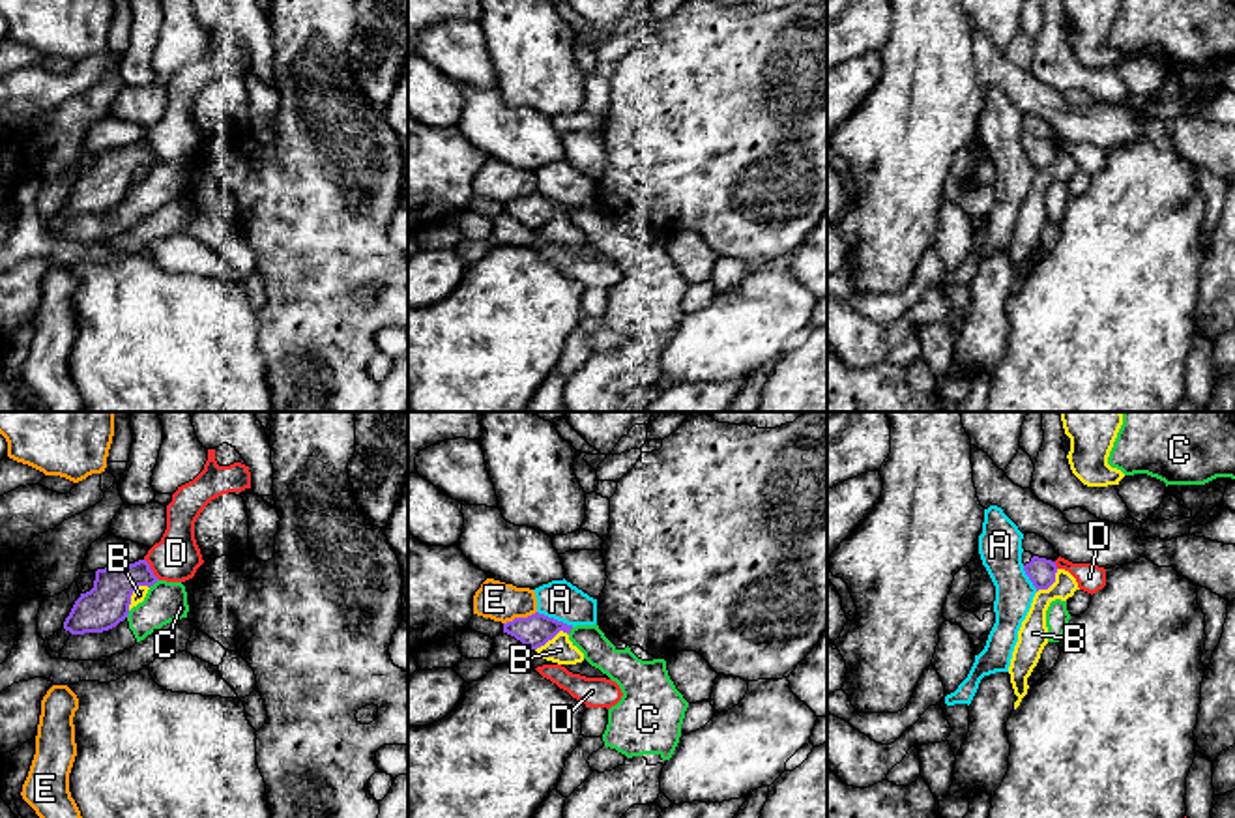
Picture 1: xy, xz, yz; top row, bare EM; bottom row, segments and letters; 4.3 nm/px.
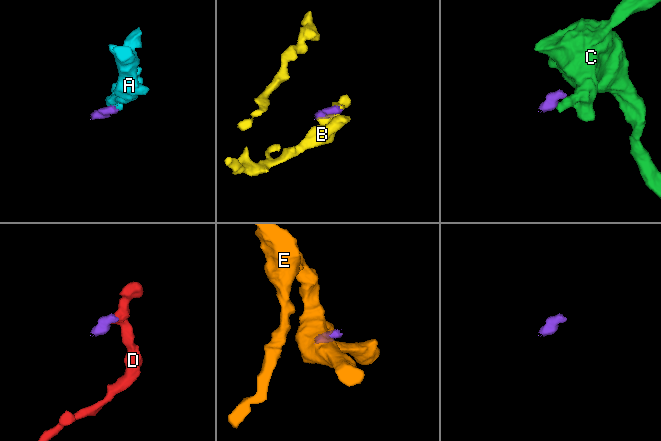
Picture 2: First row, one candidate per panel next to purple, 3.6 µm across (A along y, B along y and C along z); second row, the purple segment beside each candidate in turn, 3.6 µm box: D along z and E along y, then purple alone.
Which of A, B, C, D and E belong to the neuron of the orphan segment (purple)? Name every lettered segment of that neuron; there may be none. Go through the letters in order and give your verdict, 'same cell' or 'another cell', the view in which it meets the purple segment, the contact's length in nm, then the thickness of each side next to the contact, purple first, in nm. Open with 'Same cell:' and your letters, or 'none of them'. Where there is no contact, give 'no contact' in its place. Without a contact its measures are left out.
Same cell: none of them
A: another cell; meets purple in xz; contact 170 nm long; 140 nm thick on the purple side, 170 nm on the other
B: another cell; meets purple in xy; contact 140 nm long; 190 nm thick on the purple side, 60 nm on the other
C: another cell; meets purple in xy; contact 60 nm long; 190 nm thick on the purple side, 180 nm on the other
D: another cell; meets purple in xy; contact 120 nm long; 190 nm thick on the purple side, 200 nm on the other
E: another cell; meets purple in xz; contact 160 nm long; 140 nm thick on the purple side, 170 nm on the other

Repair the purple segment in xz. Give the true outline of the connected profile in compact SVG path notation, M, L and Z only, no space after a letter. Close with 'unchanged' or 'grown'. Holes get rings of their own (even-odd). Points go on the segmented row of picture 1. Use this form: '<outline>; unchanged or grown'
M531 614L528 618L515 618L503 623L503 633L515 636L524 646L537 650L552 640L559 631L571 633L573 625L548 618L545 614Z; unchanged

